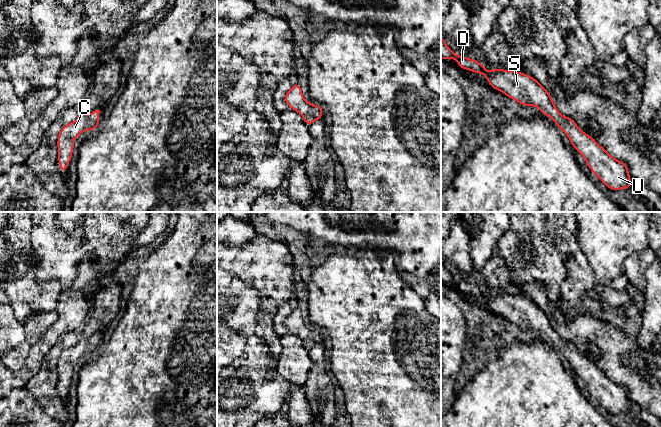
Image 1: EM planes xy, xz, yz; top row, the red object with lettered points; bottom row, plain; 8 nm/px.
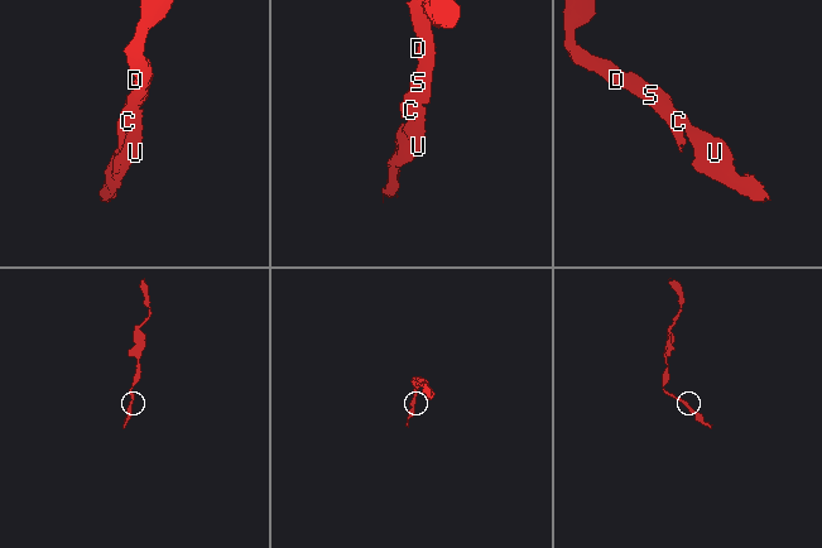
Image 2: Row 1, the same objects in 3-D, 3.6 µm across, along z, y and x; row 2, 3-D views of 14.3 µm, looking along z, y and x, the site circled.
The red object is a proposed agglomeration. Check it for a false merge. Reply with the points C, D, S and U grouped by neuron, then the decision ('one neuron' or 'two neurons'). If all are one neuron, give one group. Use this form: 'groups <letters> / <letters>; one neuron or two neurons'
groups C D S U; one neuron

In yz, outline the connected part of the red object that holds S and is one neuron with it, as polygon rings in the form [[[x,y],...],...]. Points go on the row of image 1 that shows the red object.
[[[442,36],[441,59],[455,59],[462,69],[476,74],[482,73],[493,89],[499,90],[522,106],[538,107],[543,115],[551,117],[560,130],[568,136],[572,146],[584,157],[589,169],[608,189],[620,190],[632,187],[628,166],[608,154],[592,136],[583,132],[571,117],[562,116],[548,91],[534,77],[498,67],[486,71],[485,65],[480,62],[462,55],[457,56],[446,45]]]

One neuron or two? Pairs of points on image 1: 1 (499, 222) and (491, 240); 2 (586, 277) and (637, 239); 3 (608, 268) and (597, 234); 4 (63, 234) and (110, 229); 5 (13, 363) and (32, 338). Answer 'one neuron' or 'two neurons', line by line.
1: one neuron
2: two neurons
3: one neuron
4: one neuron
5: one neuron

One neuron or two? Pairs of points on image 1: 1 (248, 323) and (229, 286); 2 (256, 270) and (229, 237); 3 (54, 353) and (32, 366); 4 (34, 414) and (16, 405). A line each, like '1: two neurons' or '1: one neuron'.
1: one neuron
2: two neurons
3: two neurons
4: one neuron

